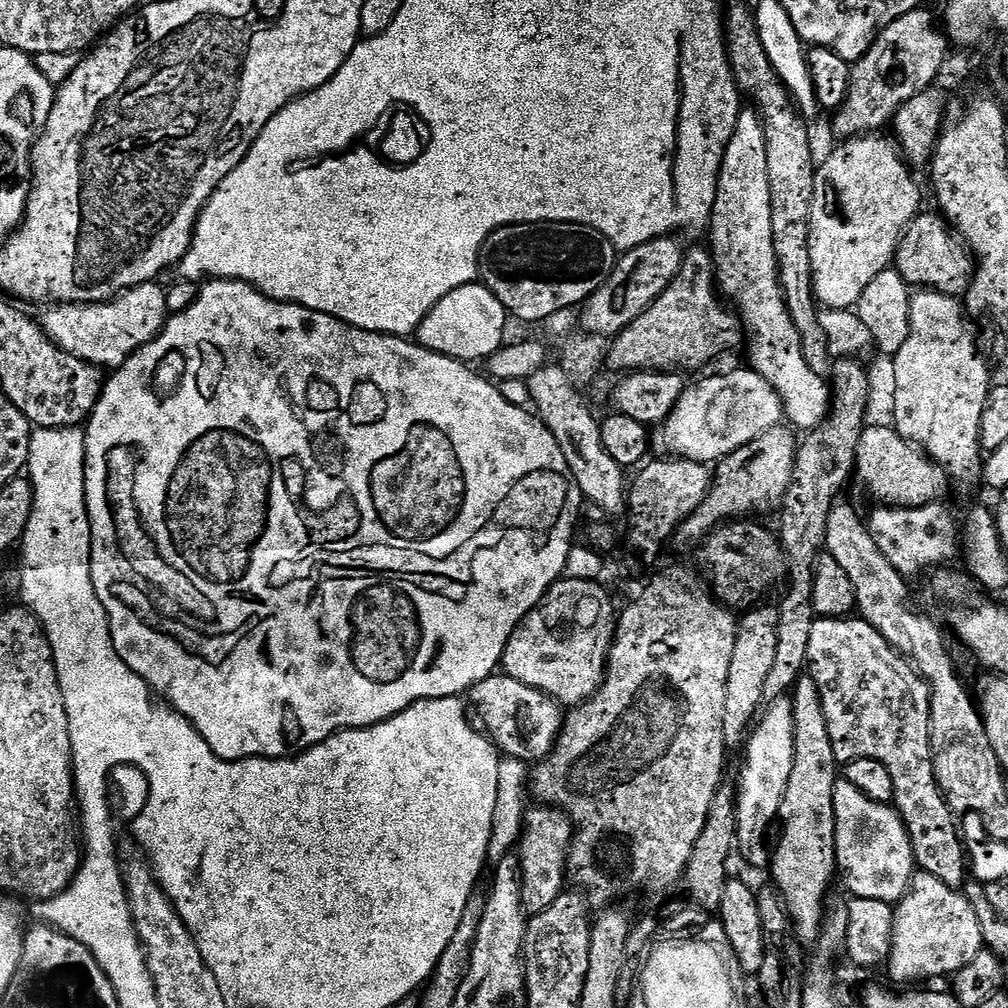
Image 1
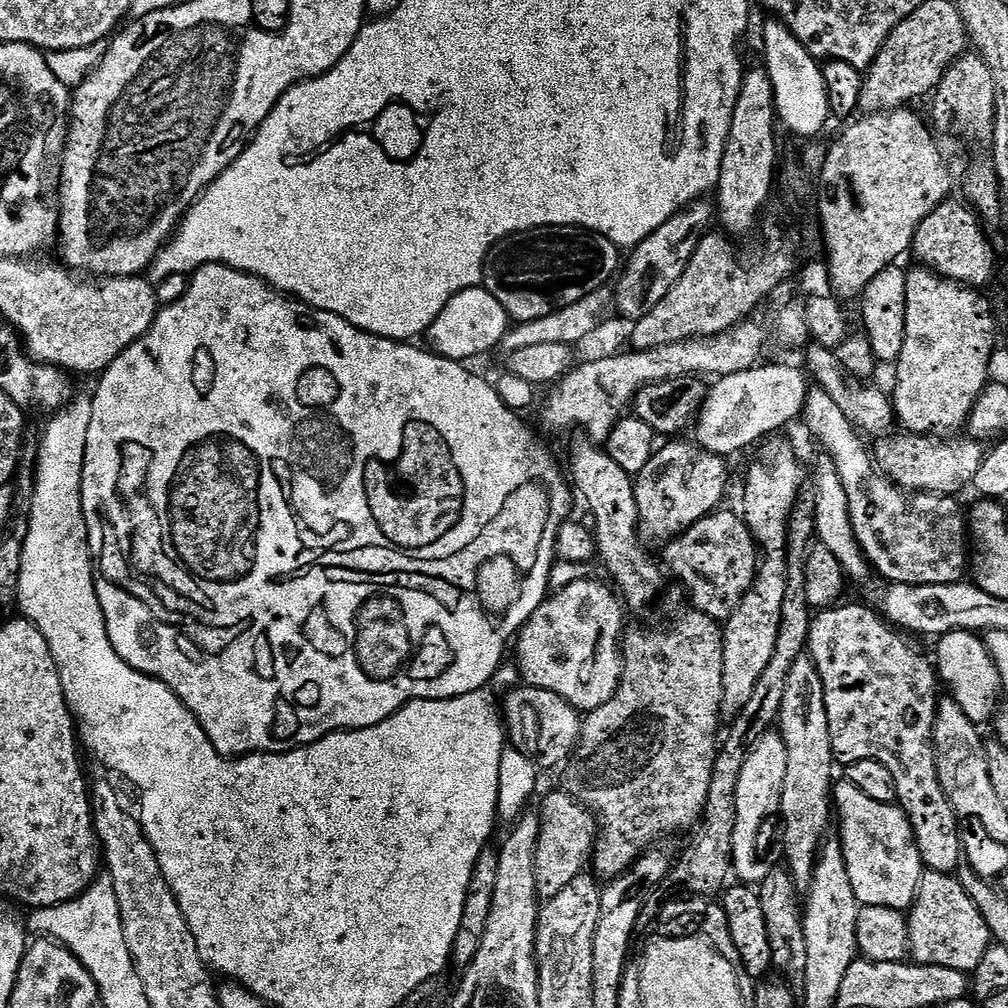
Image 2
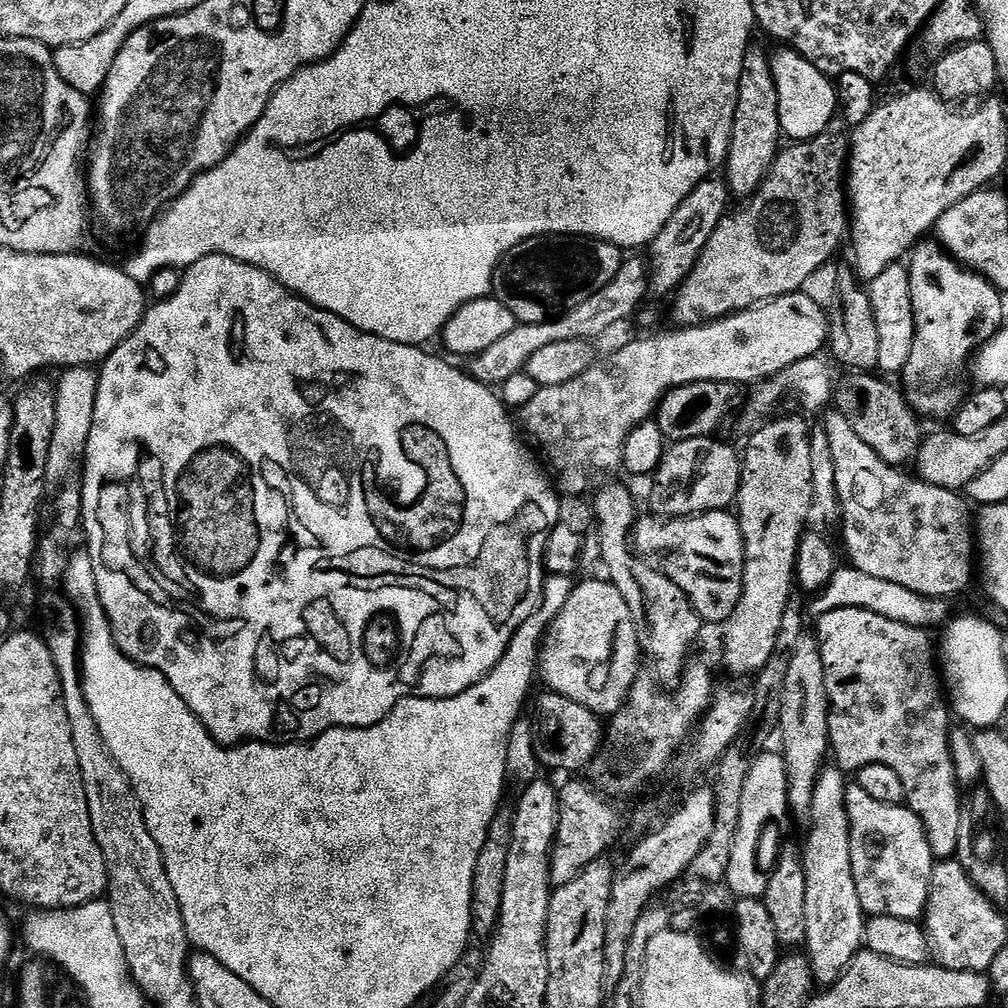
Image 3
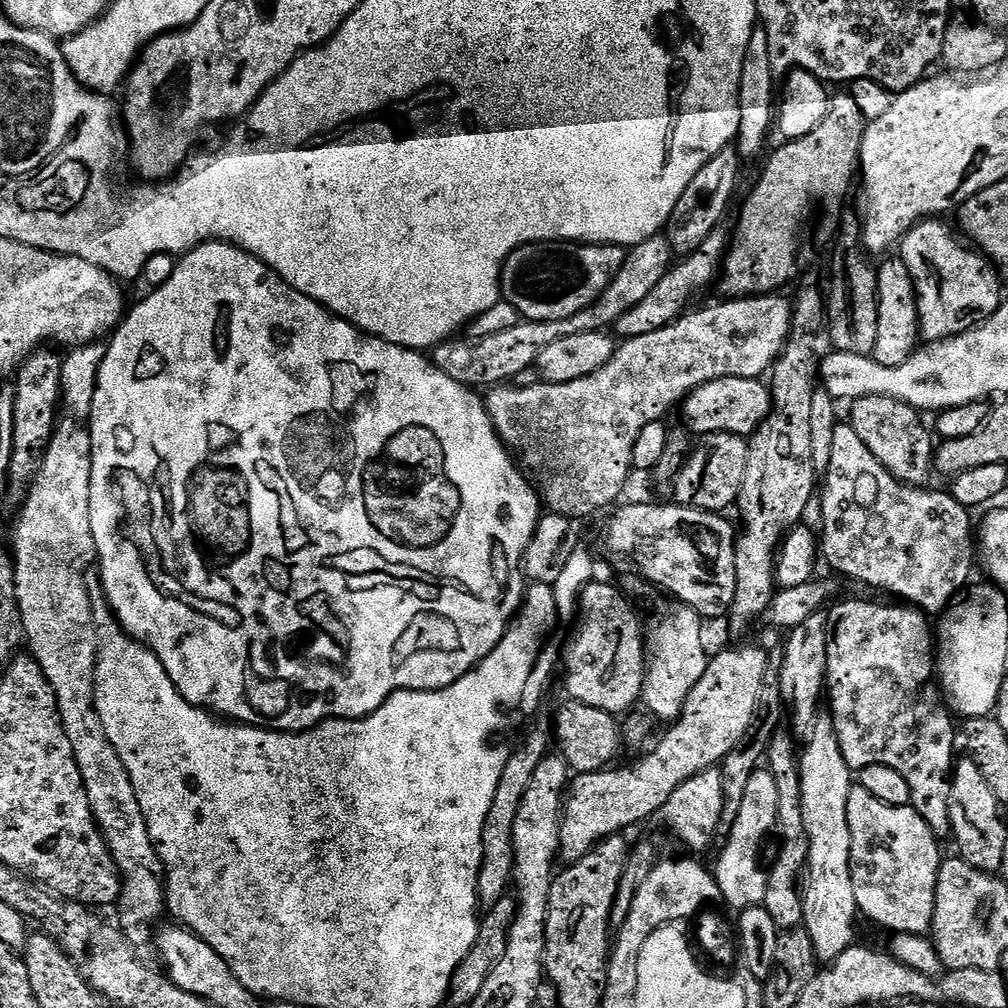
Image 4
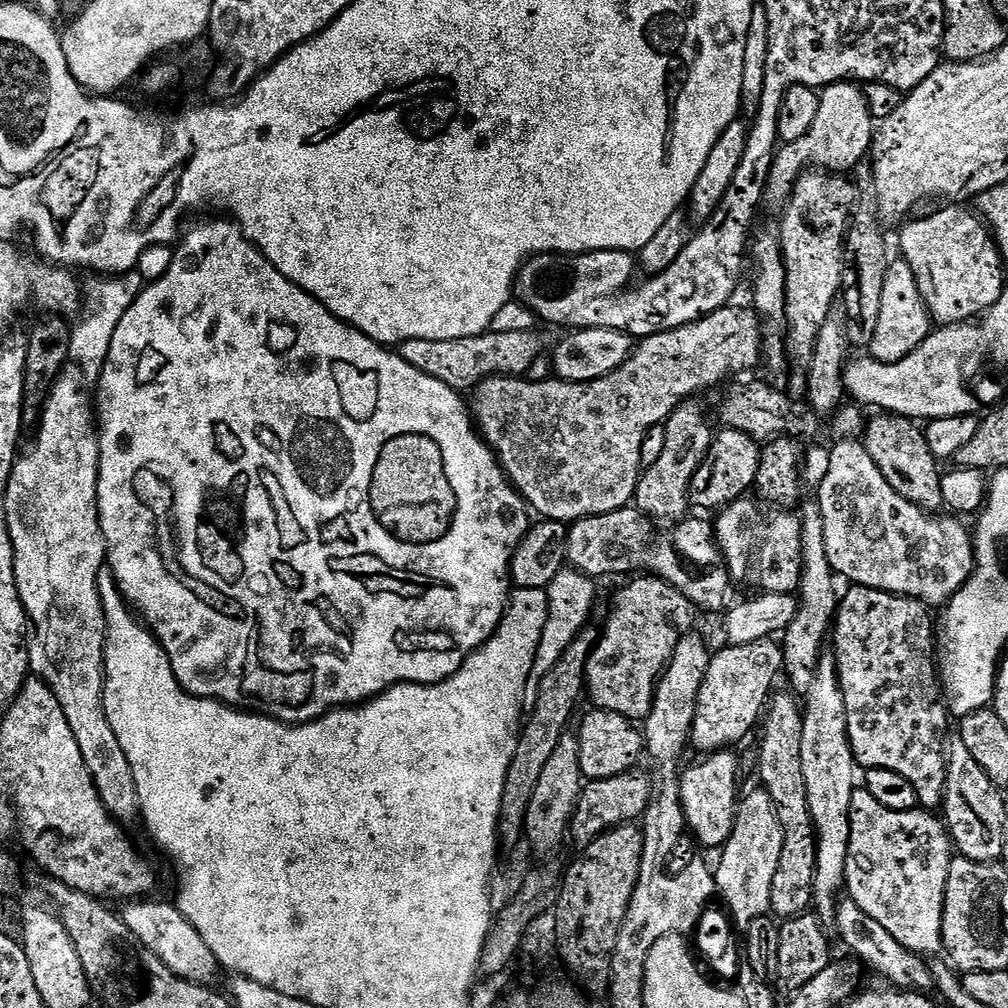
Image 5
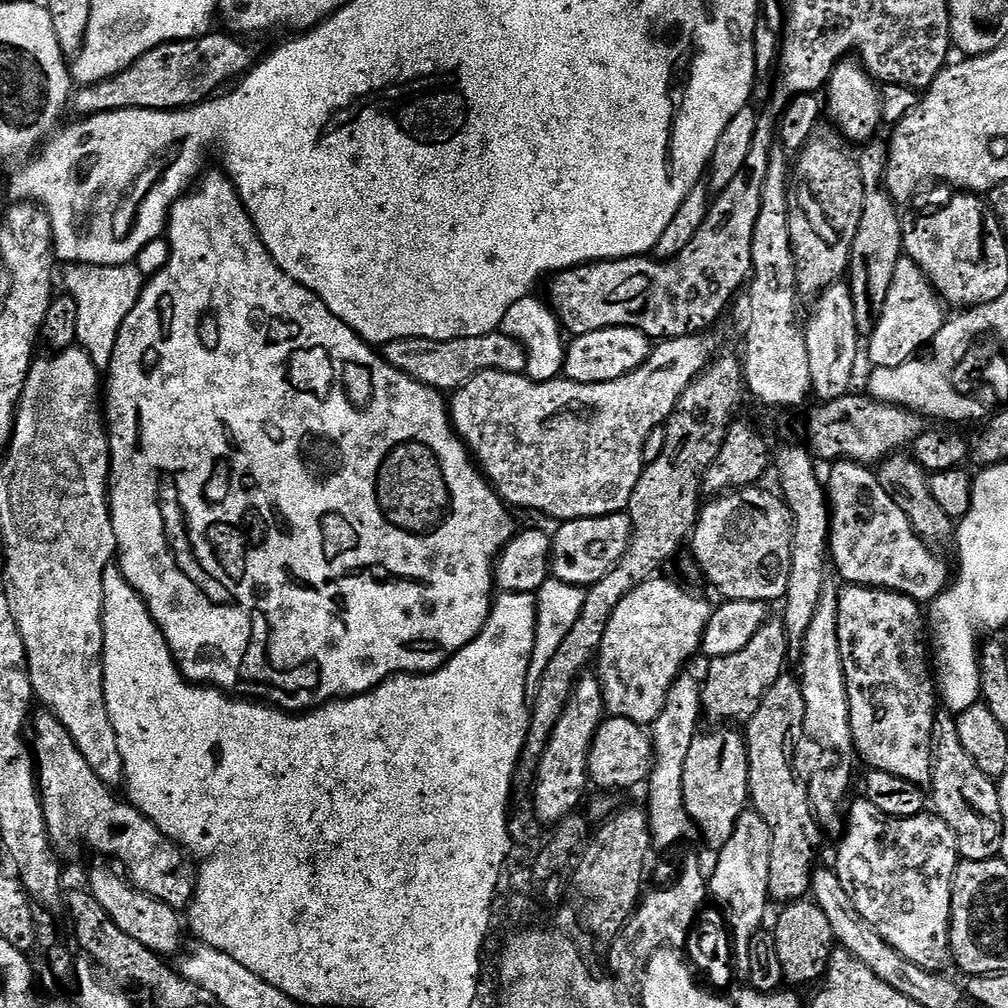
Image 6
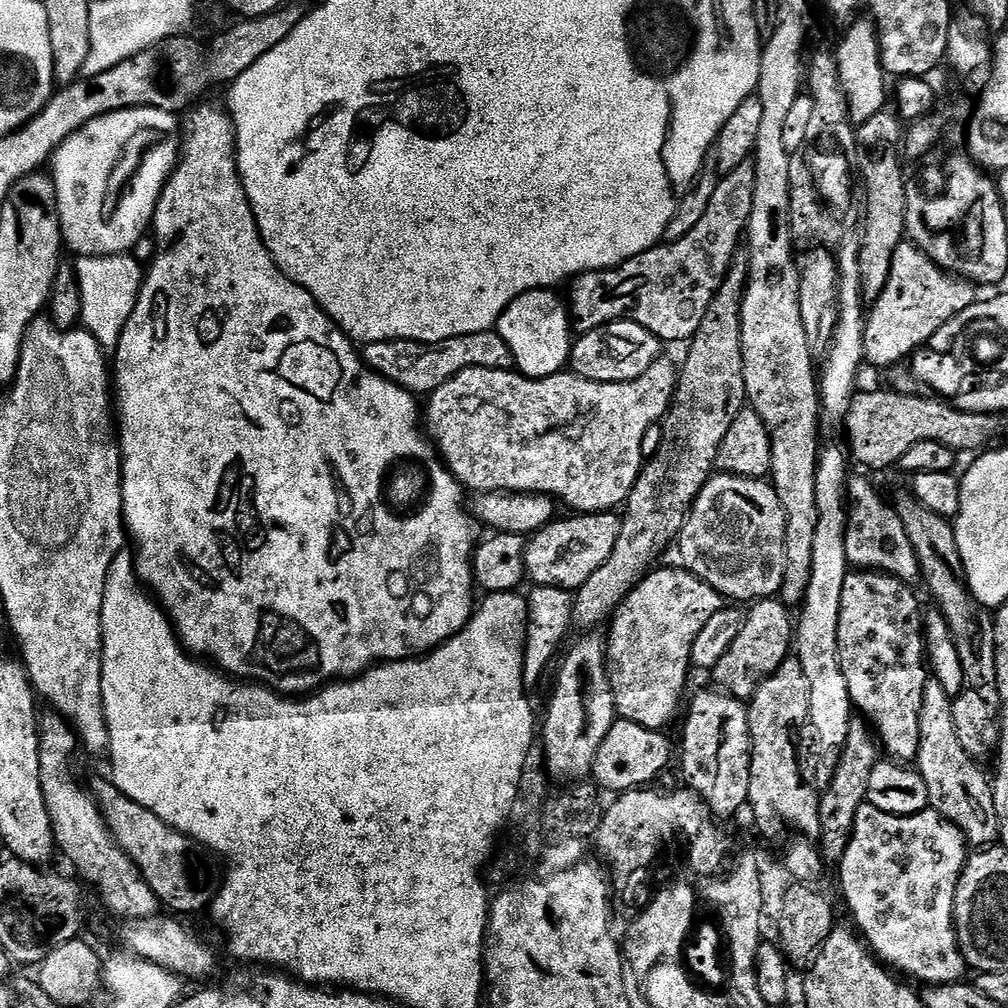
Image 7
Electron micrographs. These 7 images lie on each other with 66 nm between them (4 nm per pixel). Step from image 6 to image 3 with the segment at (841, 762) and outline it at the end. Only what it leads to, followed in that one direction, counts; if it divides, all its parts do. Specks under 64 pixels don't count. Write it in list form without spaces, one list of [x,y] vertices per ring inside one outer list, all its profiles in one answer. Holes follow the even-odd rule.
[[[836,766],[825,767],[824,771],[820,773],[818,782],[814,786],[814,802],[812,803],[812,814],[810,817],[810,823],[812,823],[812,829],[808,832],[808,841],[803,841],[802,855],[804,857],[804,873],[806,874],[806,942],[804,948],[806,949],[806,955],[810,966],[812,967],[812,978],[817,985],[831,986],[836,983],[839,976],[850,966],[850,962],[858,955],[862,950],[864,941],[864,929],[866,923],[866,913],[862,902],[858,898],[858,886],[854,886],[854,866],[850,862],[850,818],[848,817],[848,811],[846,810],[846,794],[844,793],[846,787],[846,779],[840,772],[841,769]]]

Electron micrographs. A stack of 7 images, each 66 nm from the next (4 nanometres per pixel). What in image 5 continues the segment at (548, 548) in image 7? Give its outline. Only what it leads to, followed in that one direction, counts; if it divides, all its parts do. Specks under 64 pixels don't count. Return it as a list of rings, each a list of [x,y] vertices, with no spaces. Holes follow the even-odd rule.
[[[635,506],[619,508],[601,516],[587,516],[585,520],[577,520],[568,530],[567,563],[573,569],[591,578],[612,576],[616,568],[620,572],[628,572],[631,568],[644,568],[640,570],[666,581],[671,588],[677,588],[699,611],[701,608],[704,612],[721,611],[720,613],[723,613],[731,608],[734,603],[734,597],[732,597],[734,581],[728,575],[728,568],[724,565],[724,555],[716,544],[713,525],[709,521],[707,524],[704,520],[685,518],[673,523],[667,529],[669,532],[664,532],[661,536],[652,527],[654,527],[653,521],[641,515]]]

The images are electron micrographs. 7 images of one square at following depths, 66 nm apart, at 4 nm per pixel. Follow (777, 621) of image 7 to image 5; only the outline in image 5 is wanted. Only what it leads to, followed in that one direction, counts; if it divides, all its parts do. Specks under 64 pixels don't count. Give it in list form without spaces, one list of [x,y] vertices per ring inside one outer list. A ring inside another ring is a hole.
[[[770,638],[754,643],[731,645],[725,649],[718,654],[716,652],[711,657],[702,686],[700,686],[698,692],[689,743],[692,748],[695,747],[700,751],[700,754],[711,754],[733,747],[732,744],[744,739],[755,725],[756,727],[759,725],[767,701],[771,697],[776,676],[779,677],[784,665],[783,647]]]

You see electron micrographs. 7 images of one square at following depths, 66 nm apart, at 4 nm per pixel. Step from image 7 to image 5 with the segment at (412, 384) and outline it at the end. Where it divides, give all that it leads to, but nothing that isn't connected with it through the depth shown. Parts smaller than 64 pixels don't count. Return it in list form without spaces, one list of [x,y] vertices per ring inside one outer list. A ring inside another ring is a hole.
[[[491,330],[474,338],[458,338],[457,340],[411,340],[399,345],[400,357],[414,370],[422,370],[430,374],[430,378],[438,378],[438,382],[446,382],[446,386],[456,389],[461,394],[468,394],[476,385],[492,376],[523,377],[535,369],[536,361],[545,355],[544,340],[539,331],[519,332],[518,334],[502,334]]]

